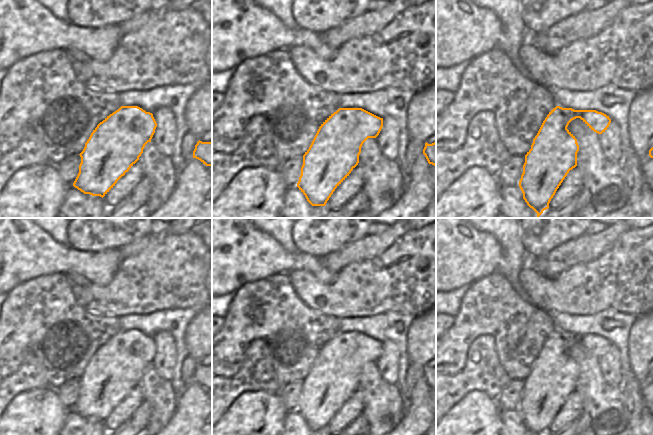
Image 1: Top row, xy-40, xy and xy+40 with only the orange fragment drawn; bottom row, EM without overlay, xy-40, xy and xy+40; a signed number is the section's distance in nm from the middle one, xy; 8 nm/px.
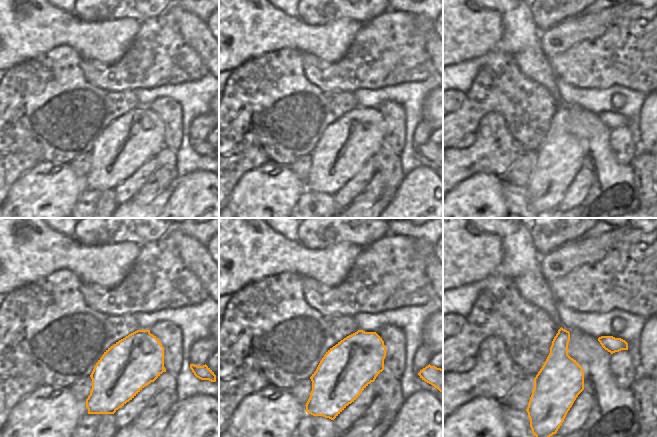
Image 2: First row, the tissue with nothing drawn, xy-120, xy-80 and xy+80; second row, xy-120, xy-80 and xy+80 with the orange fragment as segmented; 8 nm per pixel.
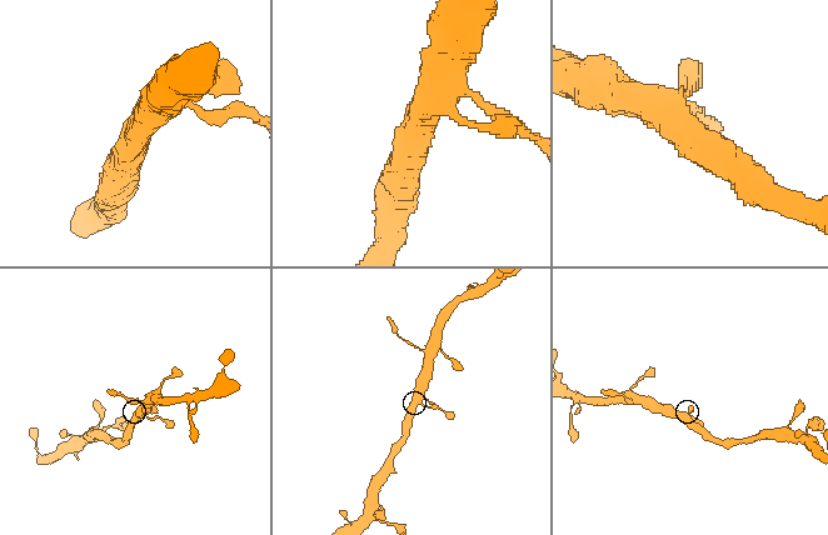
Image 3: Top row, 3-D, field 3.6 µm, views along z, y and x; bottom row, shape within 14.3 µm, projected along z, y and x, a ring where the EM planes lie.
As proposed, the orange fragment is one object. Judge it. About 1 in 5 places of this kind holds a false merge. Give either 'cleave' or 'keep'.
keep

